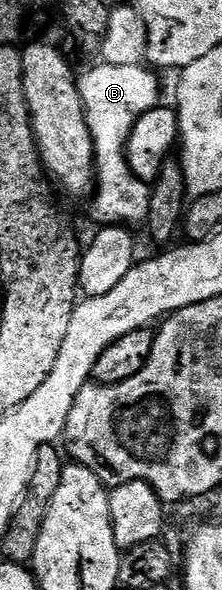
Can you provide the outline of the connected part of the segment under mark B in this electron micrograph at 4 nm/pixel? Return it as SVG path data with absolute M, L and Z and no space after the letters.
M101 62L99 66L90 68L78 79L80 100L96 154L94 194L91 196L92 215L100 225L144 225L147 224L150 213L152 188L130 169L128 138L136 119L145 115L151 107L157 106L160 83L144 65L135 67Z

